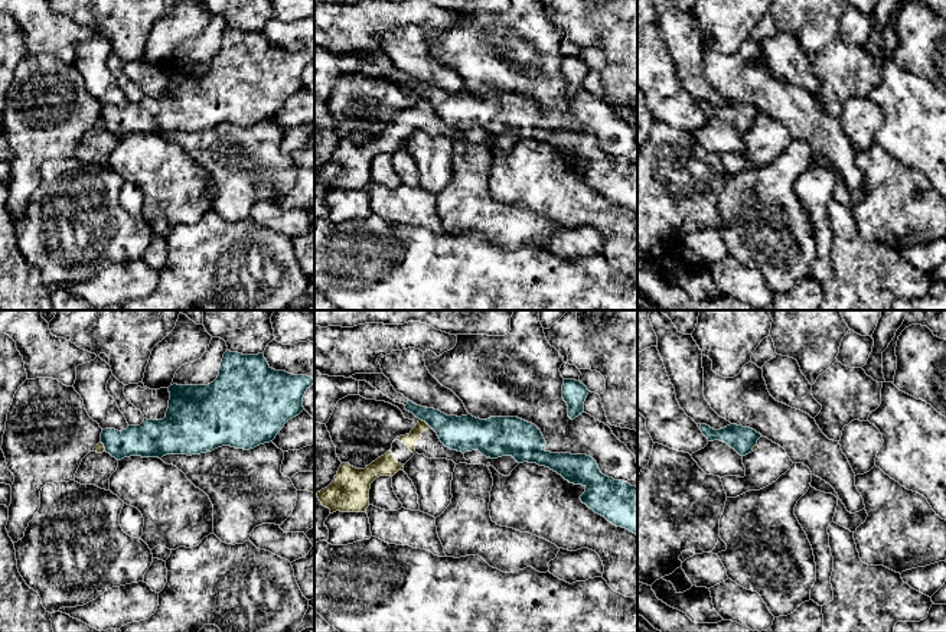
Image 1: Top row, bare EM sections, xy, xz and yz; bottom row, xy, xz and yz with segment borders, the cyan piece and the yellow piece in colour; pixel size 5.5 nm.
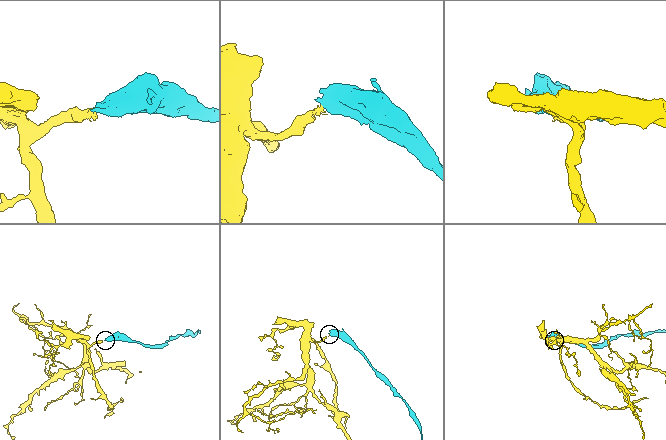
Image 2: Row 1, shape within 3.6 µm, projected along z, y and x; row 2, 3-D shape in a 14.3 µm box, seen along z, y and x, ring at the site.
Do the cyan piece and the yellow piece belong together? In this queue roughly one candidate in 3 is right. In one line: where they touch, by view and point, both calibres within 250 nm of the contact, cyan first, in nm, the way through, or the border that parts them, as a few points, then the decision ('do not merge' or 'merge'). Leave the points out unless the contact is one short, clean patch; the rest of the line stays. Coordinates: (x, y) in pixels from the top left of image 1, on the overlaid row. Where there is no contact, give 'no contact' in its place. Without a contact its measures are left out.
contact xz (426, 422); calibres 200 and 70 nm; border xz (420, 419), (430, 426); do not merge

